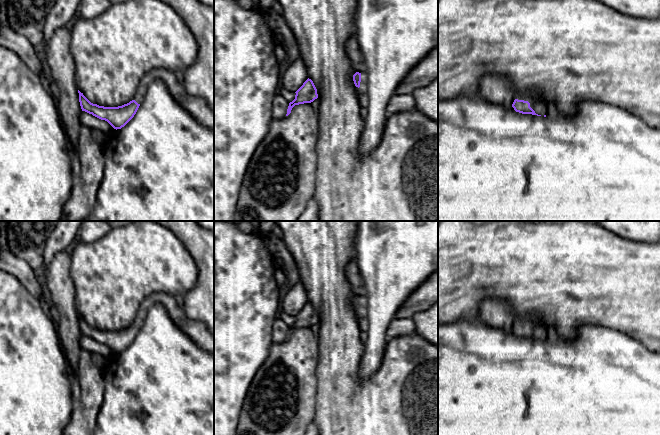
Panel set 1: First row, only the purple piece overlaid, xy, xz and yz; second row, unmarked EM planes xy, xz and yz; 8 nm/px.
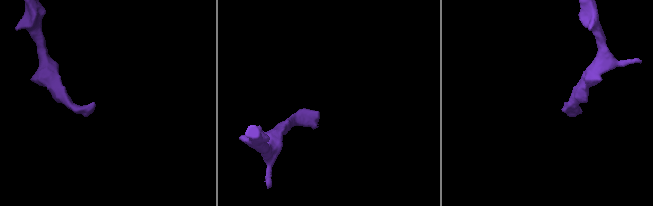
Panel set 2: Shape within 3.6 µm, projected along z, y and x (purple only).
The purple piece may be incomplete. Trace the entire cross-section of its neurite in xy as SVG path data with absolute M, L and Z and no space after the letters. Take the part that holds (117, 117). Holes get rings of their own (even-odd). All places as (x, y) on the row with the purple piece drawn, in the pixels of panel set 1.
M154 68L148 71L140 81L134 99L122 106L104 107L93 104L78 90L81 109L107 121L114 129L121 129L134 117L147 88L156 79L160 79L165 83L171 96L192 117L201 125L214 131L214 110L209 107L204 99L189 94L185 90L183 82L177 79L176 74L165 68Z

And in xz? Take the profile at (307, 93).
M309 78L295 93L295 99L289 103L286 116L291 113L291 110L295 105L311 103L318 98L317 89L313 81Z

